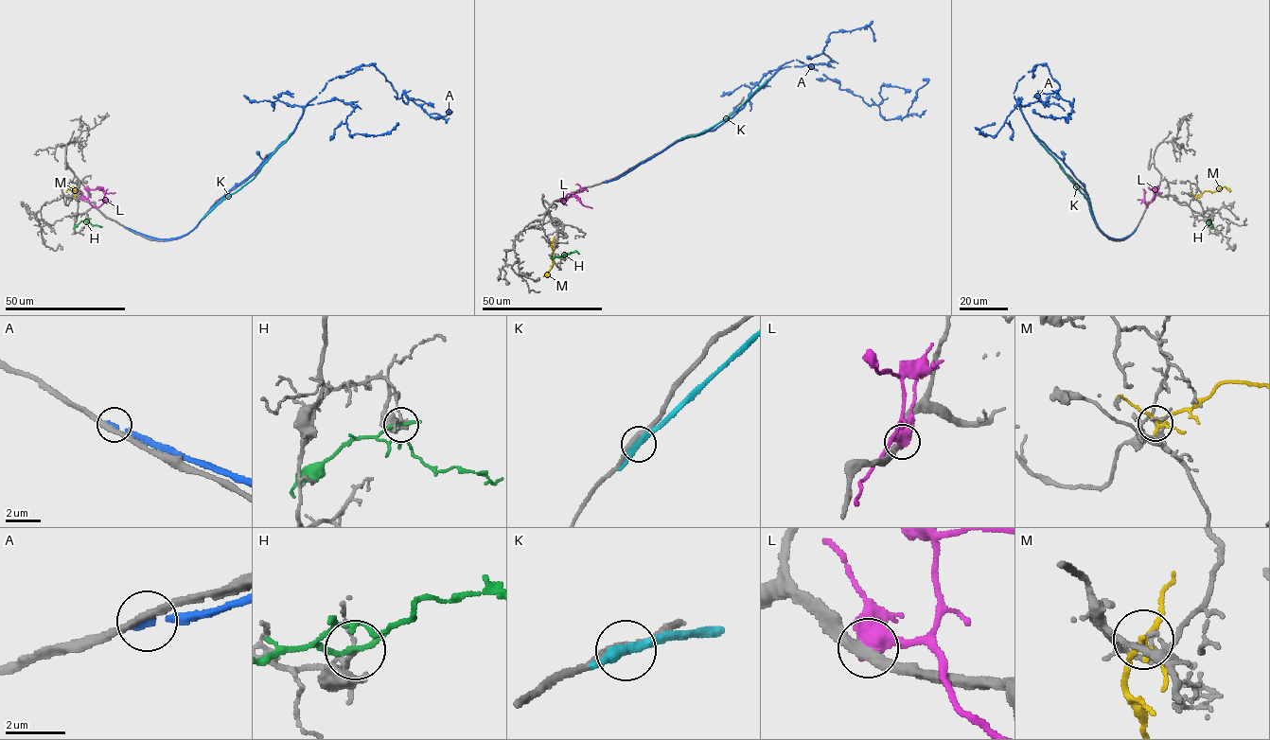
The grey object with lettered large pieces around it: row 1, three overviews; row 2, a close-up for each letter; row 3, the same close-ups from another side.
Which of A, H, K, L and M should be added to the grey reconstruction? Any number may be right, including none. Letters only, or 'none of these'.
none of these

